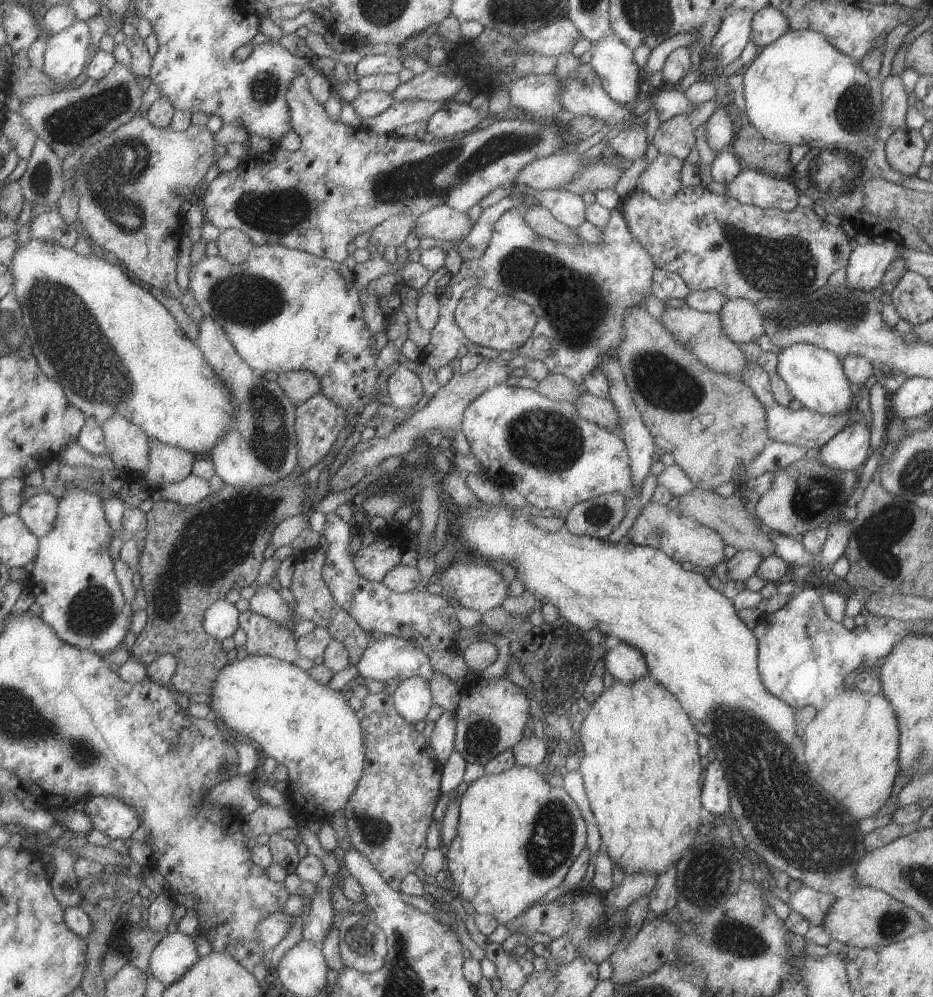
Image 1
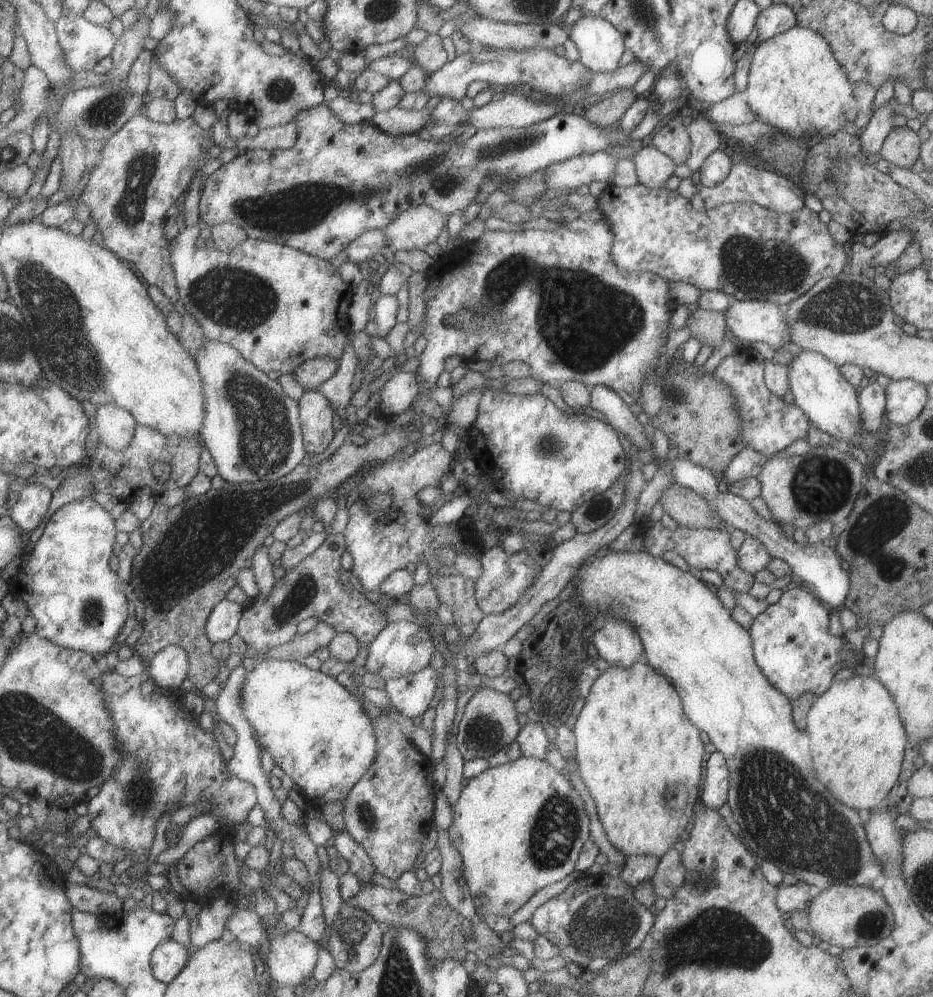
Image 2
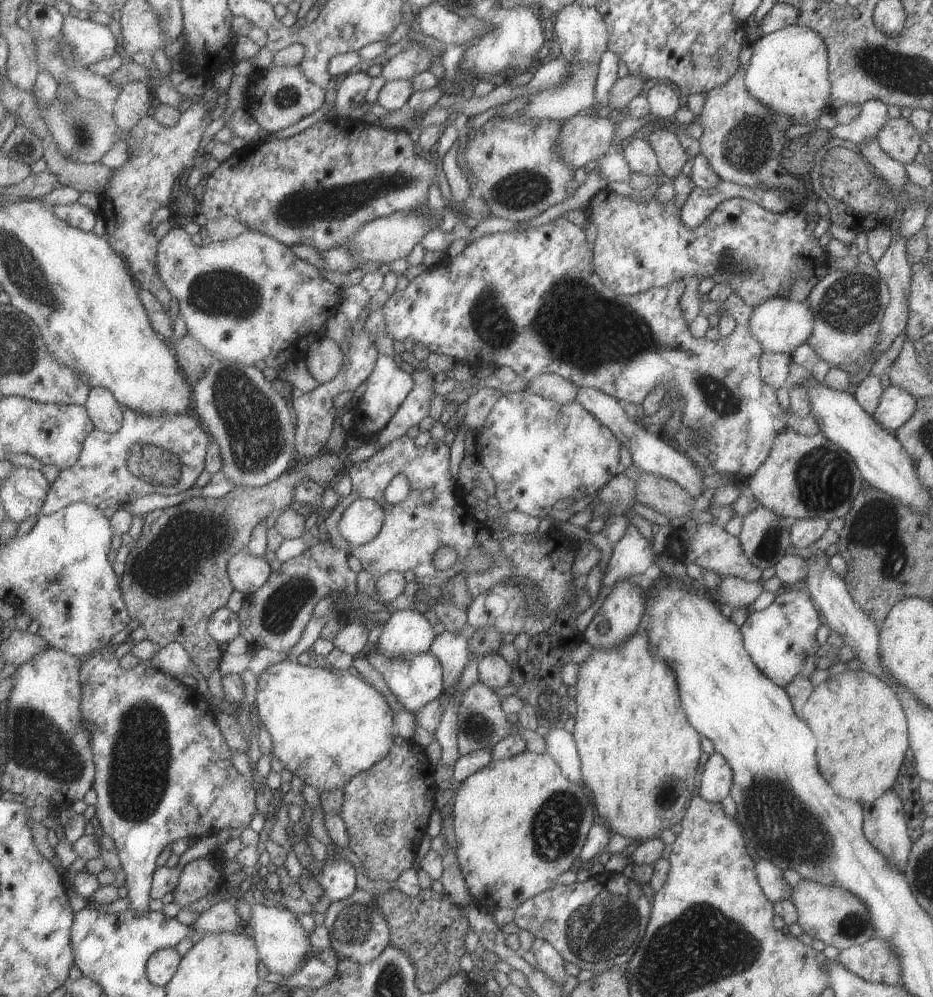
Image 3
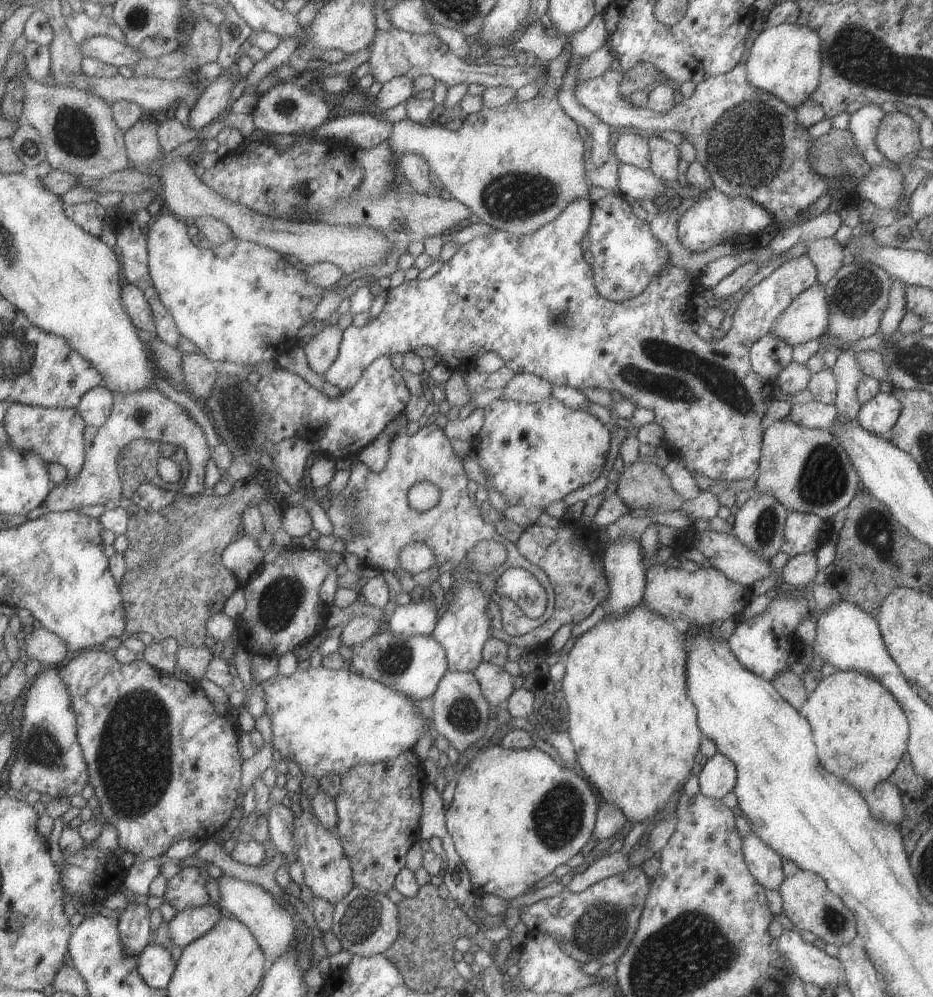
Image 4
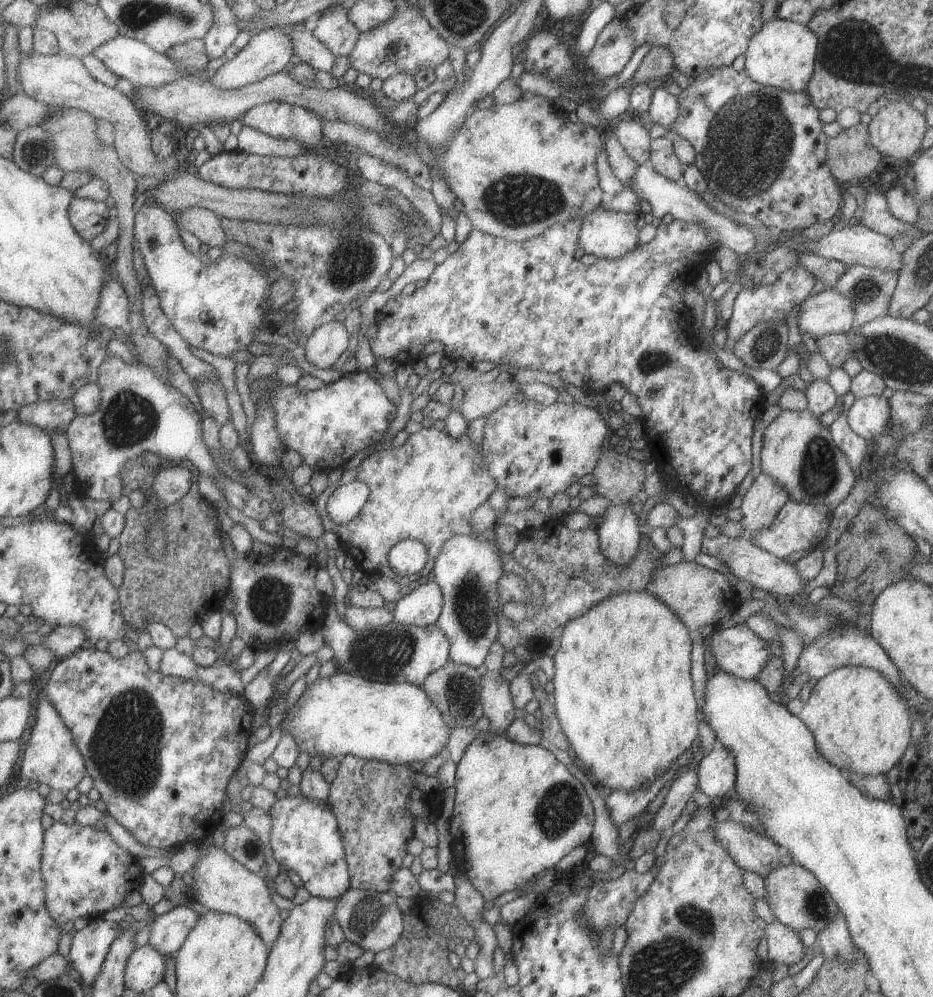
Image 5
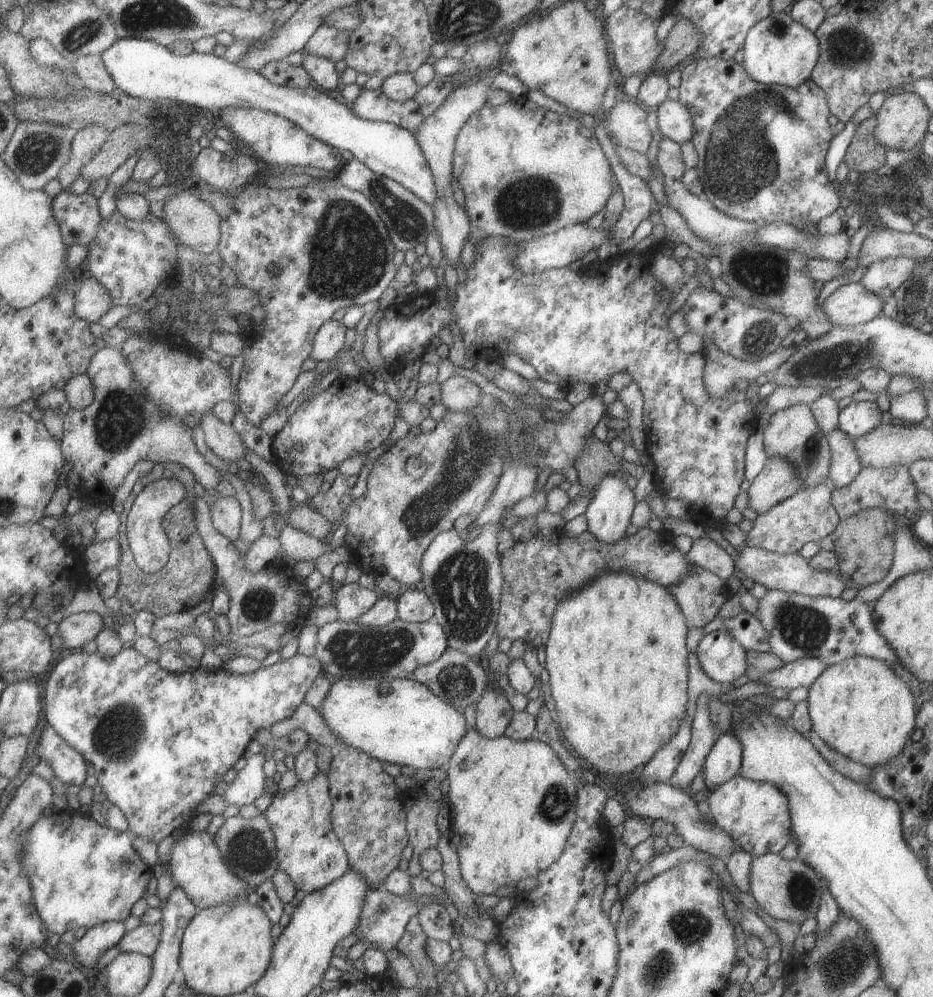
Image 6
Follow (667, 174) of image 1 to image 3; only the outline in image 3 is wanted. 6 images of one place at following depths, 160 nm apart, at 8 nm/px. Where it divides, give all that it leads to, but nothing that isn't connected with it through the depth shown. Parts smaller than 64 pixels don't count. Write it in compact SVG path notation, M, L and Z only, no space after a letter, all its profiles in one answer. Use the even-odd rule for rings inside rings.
M629 138L619 146L618 151L622 152L628 168L633 173L644 174L648 177L653 177L658 173L657 157L647 140Z

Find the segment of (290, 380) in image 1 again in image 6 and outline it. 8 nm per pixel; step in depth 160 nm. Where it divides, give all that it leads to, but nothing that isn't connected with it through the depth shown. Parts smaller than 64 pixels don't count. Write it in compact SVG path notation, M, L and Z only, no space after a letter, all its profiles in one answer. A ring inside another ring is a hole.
M331 319L325 322L314 340L311 358L315 362L334 359L345 346L345 334L347 334L347 326L340 320Z

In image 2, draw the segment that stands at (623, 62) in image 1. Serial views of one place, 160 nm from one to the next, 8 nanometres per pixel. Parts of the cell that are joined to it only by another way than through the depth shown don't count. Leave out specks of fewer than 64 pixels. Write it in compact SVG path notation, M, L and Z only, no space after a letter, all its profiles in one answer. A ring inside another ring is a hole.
M595 15L580 17L567 29L568 38L575 43L581 61L594 73L613 72L626 51L620 32L606 20Z

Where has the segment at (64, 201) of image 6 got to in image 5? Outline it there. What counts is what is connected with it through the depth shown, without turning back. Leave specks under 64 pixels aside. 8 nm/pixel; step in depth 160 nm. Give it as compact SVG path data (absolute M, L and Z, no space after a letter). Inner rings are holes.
M75 197L69 207L69 216L73 226L88 241L95 240L101 232L109 226L109 216L113 216L113 210L105 201L82 199Z

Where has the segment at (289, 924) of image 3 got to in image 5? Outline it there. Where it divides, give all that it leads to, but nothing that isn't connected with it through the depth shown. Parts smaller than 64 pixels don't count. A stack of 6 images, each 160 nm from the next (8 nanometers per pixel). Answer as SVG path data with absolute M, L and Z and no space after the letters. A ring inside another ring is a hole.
M202 844L197 846L199 858L191 871L195 880L193 886L195 904L204 910L229 913L249 921L271 950L281 936L284 920L281 918L281 909L277 908L277 904L271 898L271 890L267 882L233 858L225 848L221 850L214 847L209 851L203 851Z

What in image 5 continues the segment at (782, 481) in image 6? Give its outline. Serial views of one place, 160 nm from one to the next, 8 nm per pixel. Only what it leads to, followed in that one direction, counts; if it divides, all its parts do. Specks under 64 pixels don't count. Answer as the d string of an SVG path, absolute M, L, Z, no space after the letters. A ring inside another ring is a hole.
M760 472L742 497L738 521L742 535L752 537L763 528L769 528L779 509L789 500L785 489L769 475Z

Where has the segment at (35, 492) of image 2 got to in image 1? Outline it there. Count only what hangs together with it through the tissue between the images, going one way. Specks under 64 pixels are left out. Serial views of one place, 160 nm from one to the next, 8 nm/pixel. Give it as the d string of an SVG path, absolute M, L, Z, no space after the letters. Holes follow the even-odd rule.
M48 492L35 495L30 499L27 499L23 506L20 508L20 511L17 513L23 517L25 524L28 524L28 527L39 537L46 537L55 527L56 520L59 514L60 508L60 499L55 498Z

